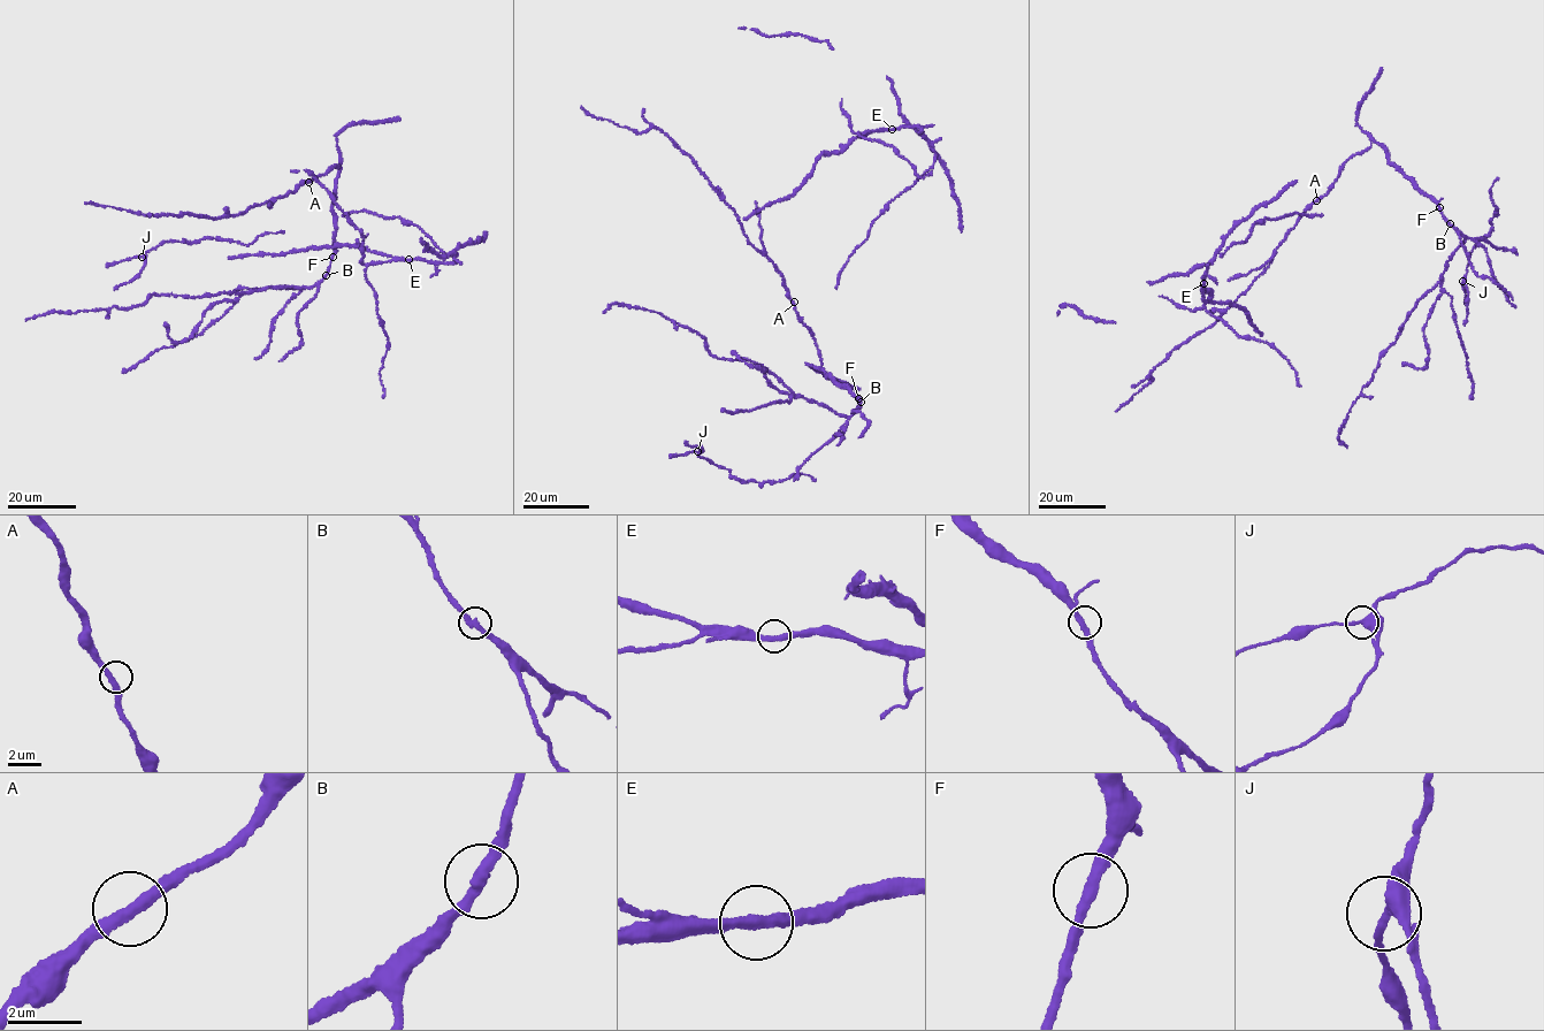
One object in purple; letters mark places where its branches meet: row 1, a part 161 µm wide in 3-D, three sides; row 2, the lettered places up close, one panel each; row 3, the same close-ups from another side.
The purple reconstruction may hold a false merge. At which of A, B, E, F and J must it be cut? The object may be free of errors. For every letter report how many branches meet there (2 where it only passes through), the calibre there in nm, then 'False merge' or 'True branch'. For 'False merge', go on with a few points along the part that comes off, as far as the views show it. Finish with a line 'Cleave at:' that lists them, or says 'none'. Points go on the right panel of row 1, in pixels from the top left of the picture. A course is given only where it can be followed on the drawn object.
A: Branches: 2. Thickness 320 nm. True branch
B: Branches: 2. Thickness 320 nm. True branch
E: Branches: 2. Thickness 320 nm. True branch
F: Branches: 2. Thickness 320 nm. True branch
J: Branches: 2. Thickness 360 nm. True branch
Cleave at: none

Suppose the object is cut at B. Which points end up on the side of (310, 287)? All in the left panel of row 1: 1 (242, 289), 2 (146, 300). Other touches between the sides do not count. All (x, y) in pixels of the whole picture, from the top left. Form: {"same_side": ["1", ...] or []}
{"same_side": ["1", "2"]}

